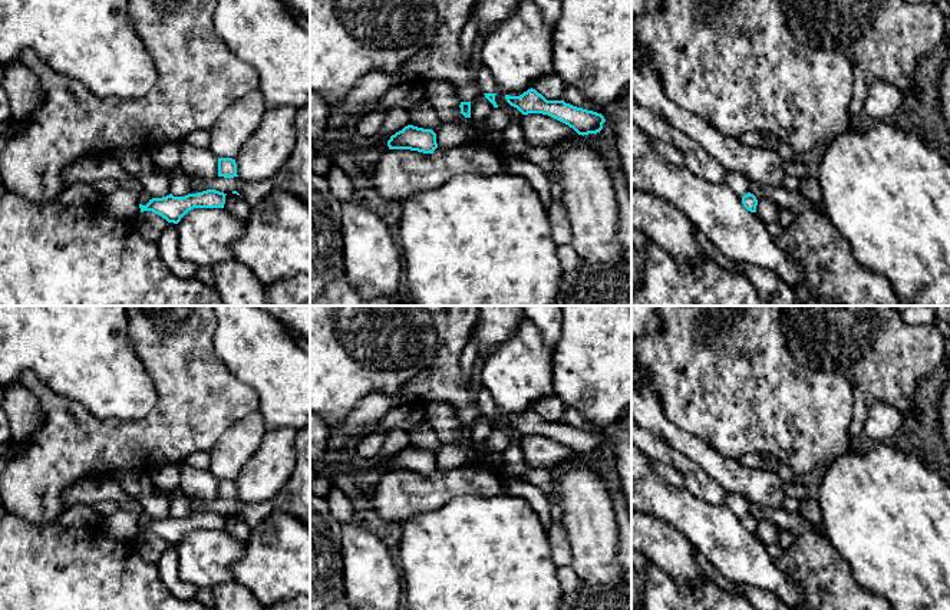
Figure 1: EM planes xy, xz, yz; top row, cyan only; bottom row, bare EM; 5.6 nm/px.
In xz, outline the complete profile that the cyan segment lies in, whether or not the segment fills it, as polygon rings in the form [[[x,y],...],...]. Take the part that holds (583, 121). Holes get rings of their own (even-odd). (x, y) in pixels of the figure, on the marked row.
[[[528,89],[519,96],[505,95],[507,102],[517,108],[522,115],[542,113],[548,115],[570,128],[578,135],[597,133],[606,122],[601,113],[573,106],[564,100],[547,100],[535,89]]]

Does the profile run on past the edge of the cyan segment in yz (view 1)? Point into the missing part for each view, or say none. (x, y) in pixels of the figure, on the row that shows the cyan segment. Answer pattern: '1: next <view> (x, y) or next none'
1: next none

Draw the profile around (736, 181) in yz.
[[[726,169],[725,182],[742,198],[746,195],[749,179],[738,171]]]

